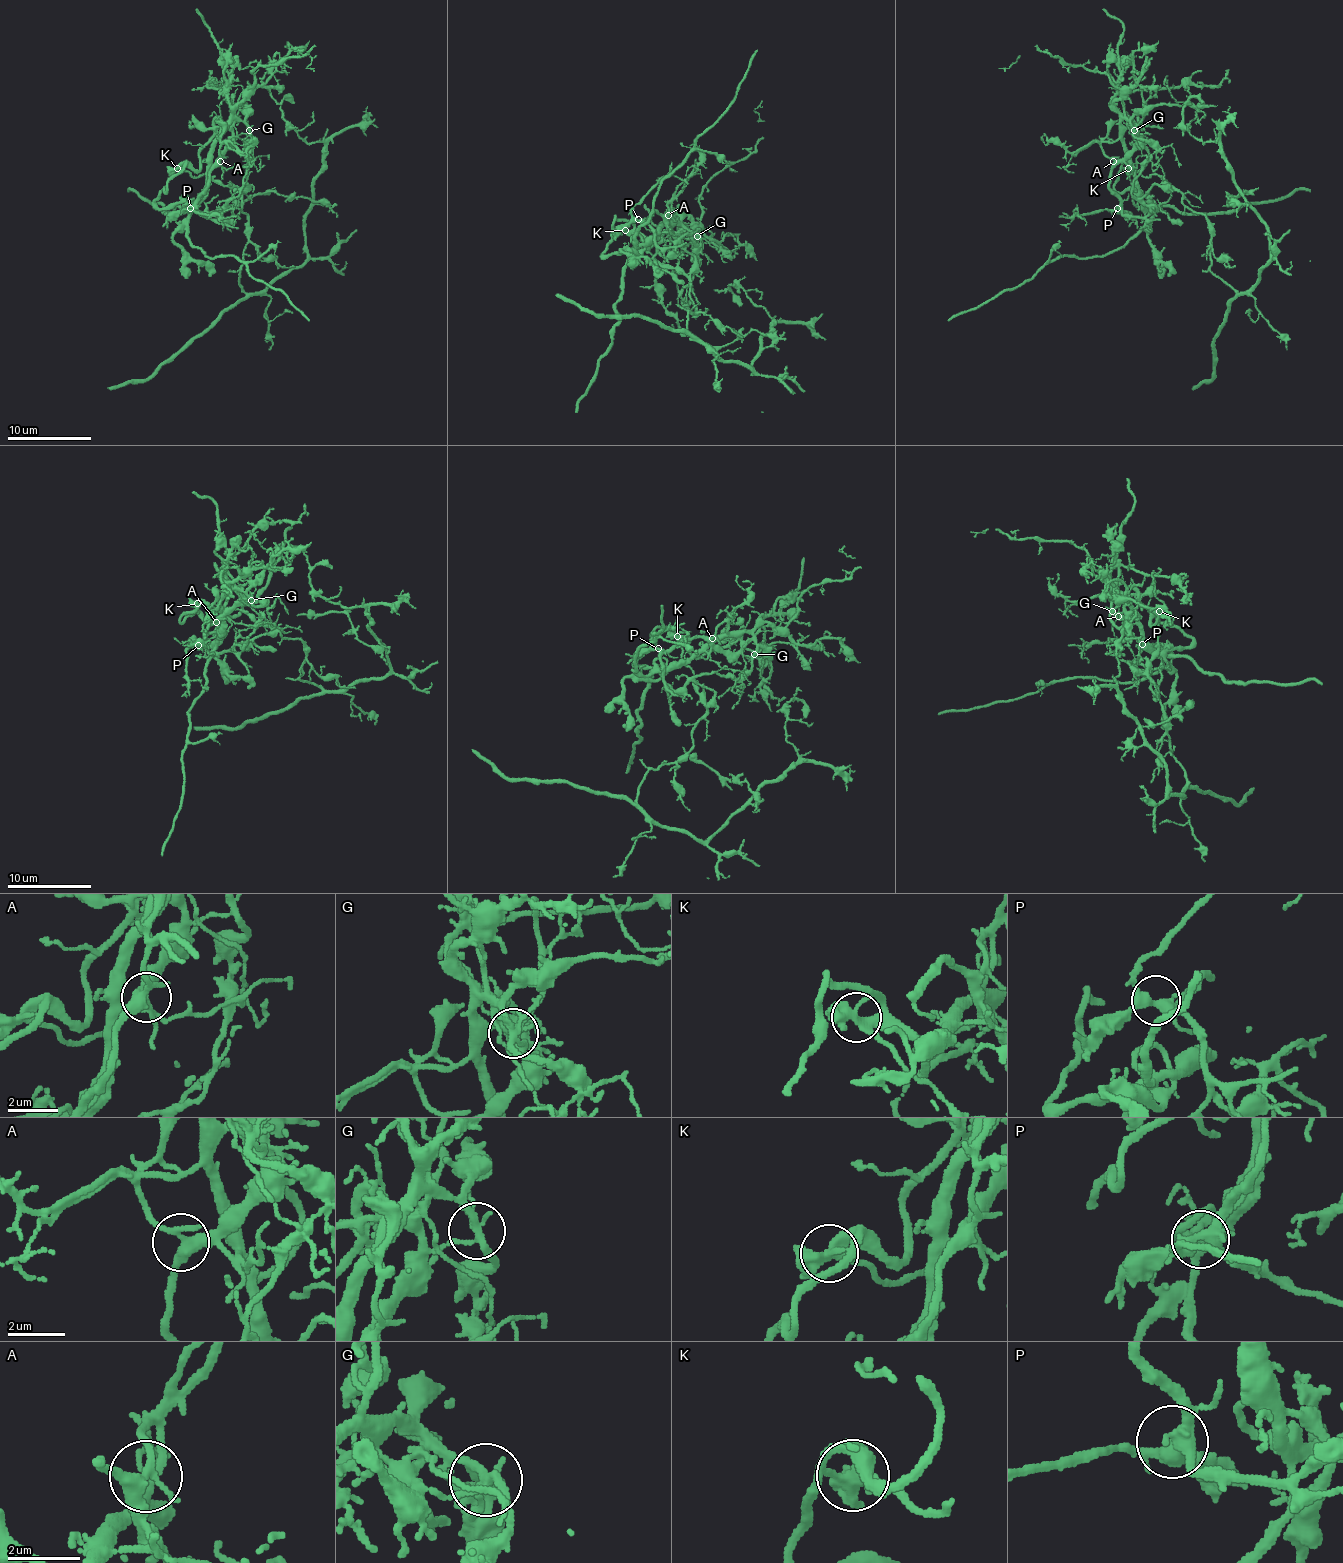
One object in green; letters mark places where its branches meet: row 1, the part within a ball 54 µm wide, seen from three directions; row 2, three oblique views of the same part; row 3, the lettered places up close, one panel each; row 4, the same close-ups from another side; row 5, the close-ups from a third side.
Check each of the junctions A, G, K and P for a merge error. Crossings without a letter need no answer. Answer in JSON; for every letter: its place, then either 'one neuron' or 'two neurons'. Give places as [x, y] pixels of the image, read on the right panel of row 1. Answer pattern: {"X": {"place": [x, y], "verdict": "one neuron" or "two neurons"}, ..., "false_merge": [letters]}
{"A": {"place": [1113, 161], "verdict": "one neuron"}, "G": {"place": [1134, 130], "verdict": "two neurons"}, "K": {"place": [1128, 168], "verdict": "two neurons"}, "P": {"place": [1117, 208], "verdict": "one neuron"}, "false_merge": ["G", "K"]}

